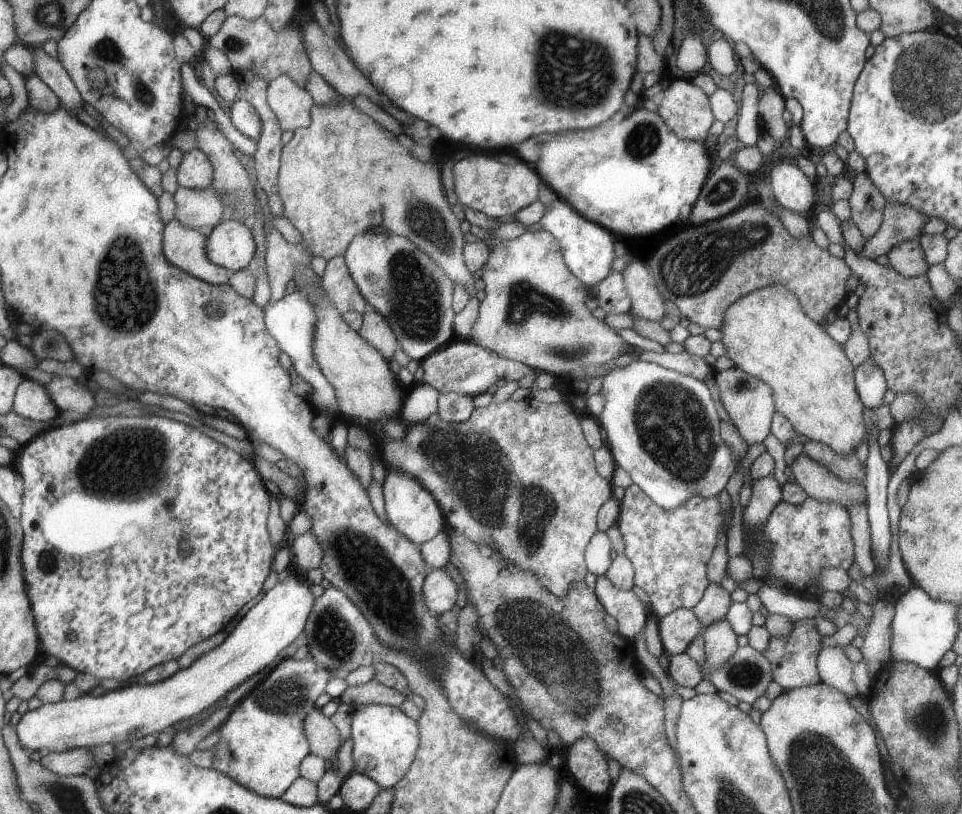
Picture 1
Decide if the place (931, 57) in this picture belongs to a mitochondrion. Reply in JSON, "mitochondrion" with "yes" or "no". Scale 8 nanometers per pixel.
{"mitochondrion":"yes"}

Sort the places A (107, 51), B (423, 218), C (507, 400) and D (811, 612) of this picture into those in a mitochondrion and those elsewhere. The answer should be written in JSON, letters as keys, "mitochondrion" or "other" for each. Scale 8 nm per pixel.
{"A":"mitochondrion","B":"mitochondrion","C":"other","D":"other"}

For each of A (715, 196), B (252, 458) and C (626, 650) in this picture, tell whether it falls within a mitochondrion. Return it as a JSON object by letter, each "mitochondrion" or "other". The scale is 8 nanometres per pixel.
{"A":"mitochondrion","B":"other","C":"other"}

